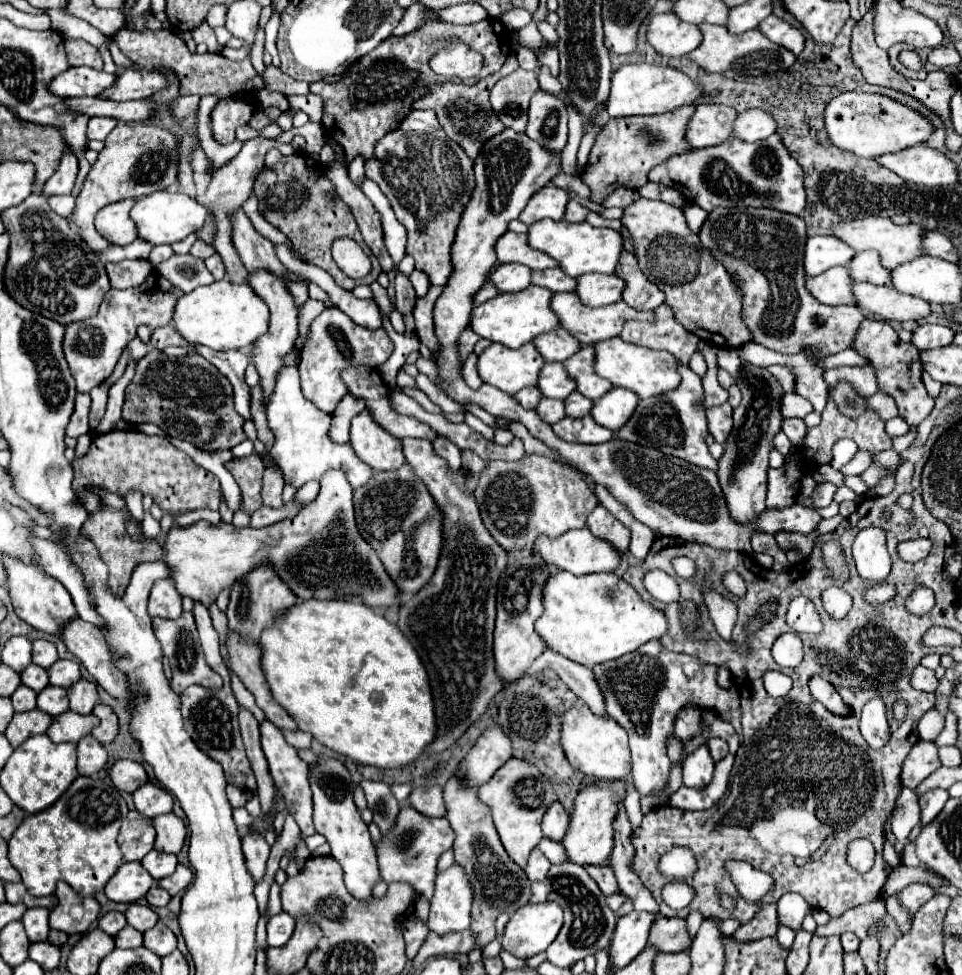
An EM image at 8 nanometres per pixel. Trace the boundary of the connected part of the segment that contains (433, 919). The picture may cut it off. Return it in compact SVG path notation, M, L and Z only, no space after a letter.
M451 865L435 879L435 895L431 899L429 929L443 935L449 931L465 931L471 925L471 885L461 865Z

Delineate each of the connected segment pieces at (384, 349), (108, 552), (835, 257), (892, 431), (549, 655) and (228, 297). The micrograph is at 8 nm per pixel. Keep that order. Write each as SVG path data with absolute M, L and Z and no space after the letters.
M337 307L325 309L313 323L307 335L307 343L301 351L299 375L301 375L301 389L303 395L313 401L321 411L331 413L341 397L347 393L347 385L341 379L341 371L353 365L367 365L377 369L383 365L389 355L393 353L393 341L383 329L363 329L355 325L343 311Z
M101 507L99 511L91 513L89 519L83 525L83 535L97 545L97 551L101 555L101 559L105 561L105 565L109 567L109 591L117 597L121 597L129 585L131 573L135 569L135 565L139 561L155 561L159 557L163 557L163 549L157 541L147 541L147 543L137 543L133 541L123 525L123 515L111 507Z
M835 235L809 237L805 245L805 261L803 261L805 273L809 277L819 275L831 267L847 265L851 257L855 257L855 251L845 241L839 241L839 237Z
M895 417L887 421L885 429L890 437L899 437L908 433L910 426L901 417Z
M547 649L541 659L541 669L555 669L555 673L563 679L563 683L583 701L589 705L589 709L597 715L605 715L605 705L603 705L603 695L601 695L601 689L597 687L595 679L593 679L593 673L591 669L575 663L575 661L569 661L561 655L557 655L555 651Z
M221 279L183 295L175 305L173 323L189 343L201 343L217 351L249 349L261 335L267 333L269 309L249 285L235 285Z

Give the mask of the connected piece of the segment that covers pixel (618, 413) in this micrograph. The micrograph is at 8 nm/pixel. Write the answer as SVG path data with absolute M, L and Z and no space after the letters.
M613 387L599 401L595 401L591 409L591 417L599 425L617 433L631 417L631 413L635 413L637 403L639 403L639 397L635 397L635 393L631 393L629 389Z

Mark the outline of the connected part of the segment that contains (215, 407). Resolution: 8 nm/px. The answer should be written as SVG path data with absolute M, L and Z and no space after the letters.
M157 349L149 351L143 359L137 361L137 373L127 387L125 405L123 405L123 419L127 423L155 423L161 427L169 437L189 441L193 445L201 445L203 451L217 451L217 449L233 449L241 441L247 439L243 433L243 417L239 417L233 409L233 389L227 377L223 377L209 361L201 355L185 355L185 357L169 357Z

